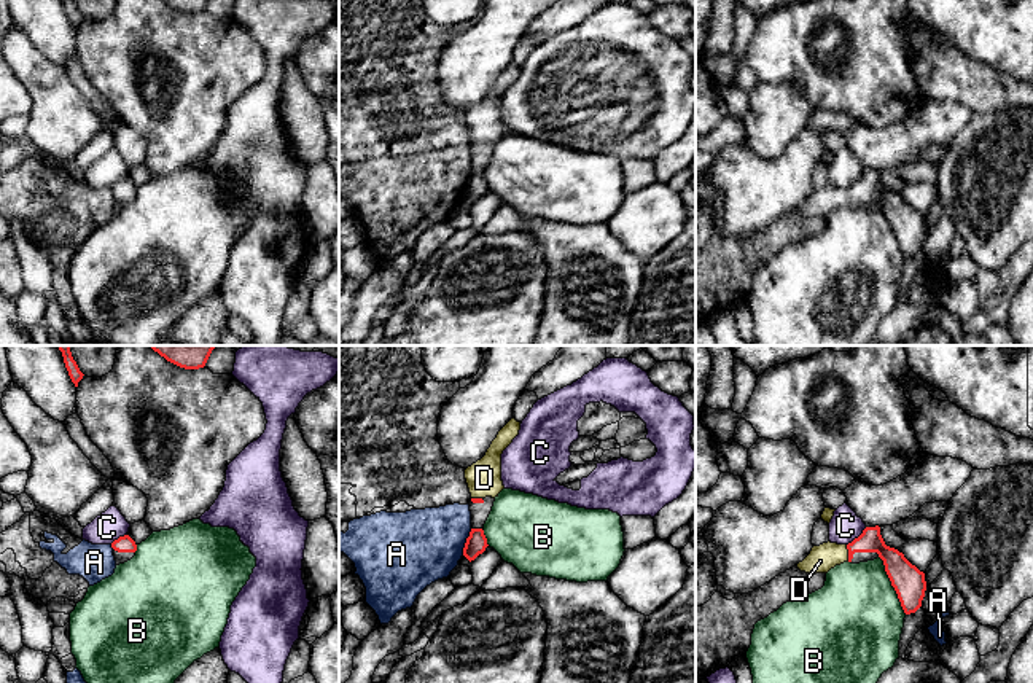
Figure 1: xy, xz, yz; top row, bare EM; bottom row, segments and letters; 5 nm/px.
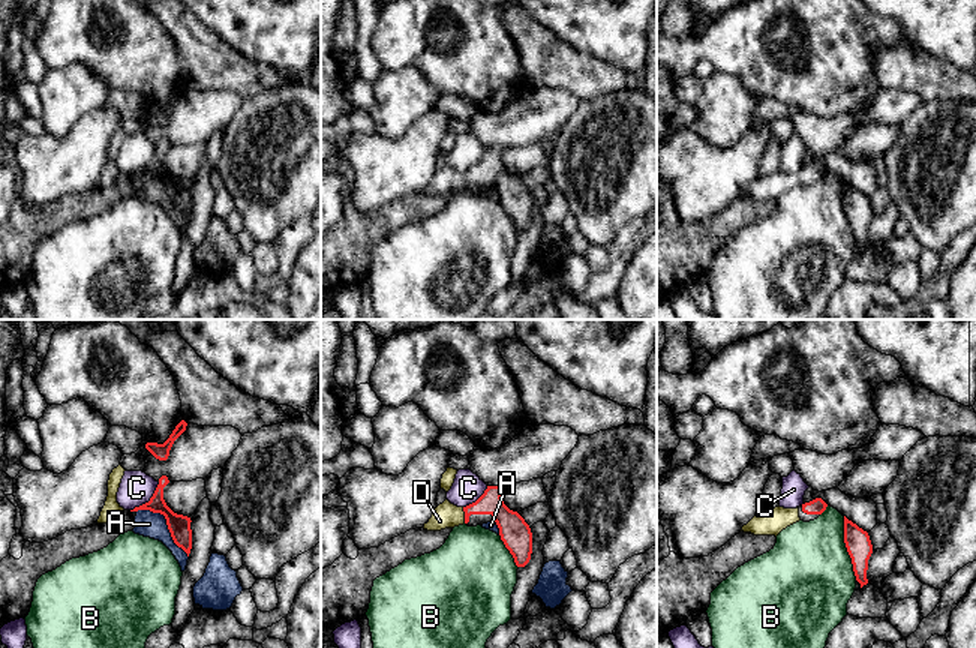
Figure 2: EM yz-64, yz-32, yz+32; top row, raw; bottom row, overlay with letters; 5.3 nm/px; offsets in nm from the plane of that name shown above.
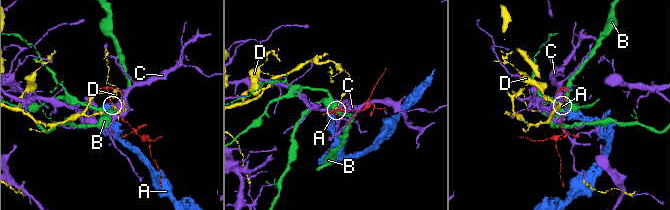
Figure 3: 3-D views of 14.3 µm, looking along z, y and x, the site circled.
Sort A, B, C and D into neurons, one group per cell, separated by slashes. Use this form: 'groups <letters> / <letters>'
groups A / B / C / D

